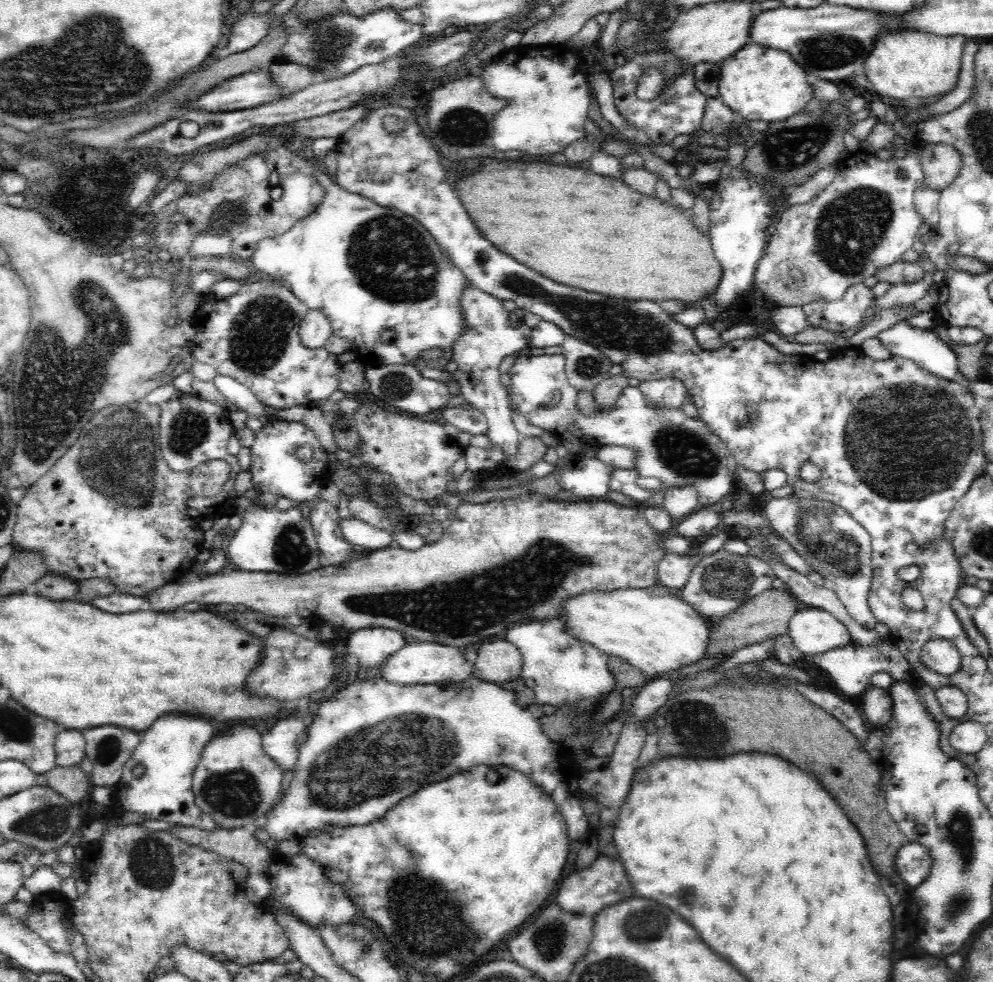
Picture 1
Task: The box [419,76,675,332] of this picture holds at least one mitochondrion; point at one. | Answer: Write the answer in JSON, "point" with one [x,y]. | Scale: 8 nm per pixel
{"point":[463,127]}

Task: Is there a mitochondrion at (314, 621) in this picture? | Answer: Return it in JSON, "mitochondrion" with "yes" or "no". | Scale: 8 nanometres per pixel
{"mitochondrion":"no"}

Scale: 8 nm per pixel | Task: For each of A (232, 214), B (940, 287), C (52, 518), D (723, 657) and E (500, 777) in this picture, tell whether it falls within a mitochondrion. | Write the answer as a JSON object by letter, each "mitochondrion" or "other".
{"A":"mitochondrion","B":"other","C":"other","D":"other","E":"other"}

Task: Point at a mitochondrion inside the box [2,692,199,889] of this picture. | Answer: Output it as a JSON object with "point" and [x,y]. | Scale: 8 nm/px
{"point":[52,821]}

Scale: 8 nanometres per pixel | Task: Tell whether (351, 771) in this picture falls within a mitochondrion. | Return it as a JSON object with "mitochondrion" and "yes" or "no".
{"mitochondrion":"yes"}

